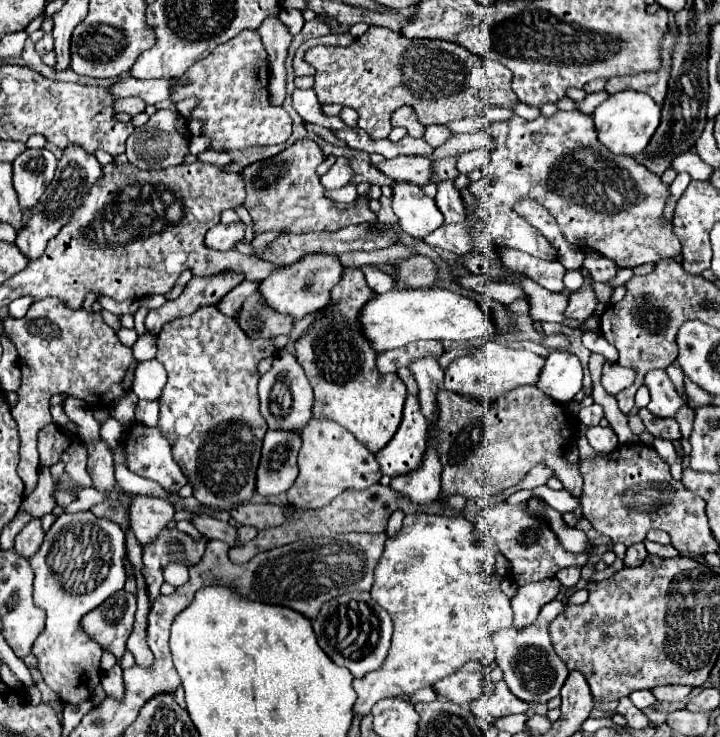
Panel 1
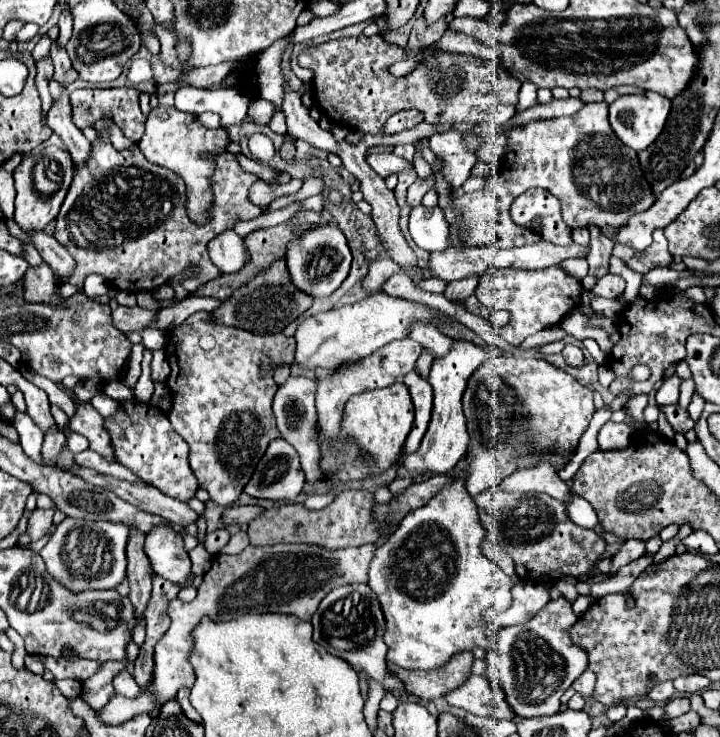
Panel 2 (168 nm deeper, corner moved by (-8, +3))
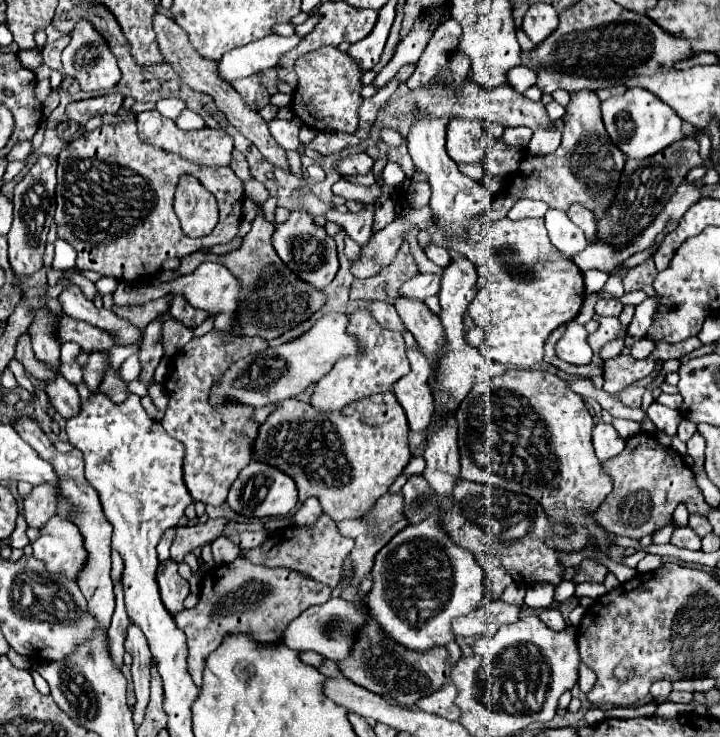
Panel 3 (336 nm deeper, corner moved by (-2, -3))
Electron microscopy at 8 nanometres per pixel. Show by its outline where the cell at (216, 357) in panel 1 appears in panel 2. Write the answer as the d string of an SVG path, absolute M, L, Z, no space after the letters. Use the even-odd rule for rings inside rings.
M199 311L189 315L181 325L167 331L165 353L171 365L167 387L173 397L169 421L189 445L189 465L199 481L199 487L207 489L211 501L215 501L221 507L229 507L243 493L269 441L279 437L275 417L271 413L271 397L275 395L277 385L273 381L273 371L271 369L265 371L261 367L261 359L269 357L271 365L291 363L295 355L295 339L283 333L255 335L237 327L219 325L217 321L211 319L211 313Z

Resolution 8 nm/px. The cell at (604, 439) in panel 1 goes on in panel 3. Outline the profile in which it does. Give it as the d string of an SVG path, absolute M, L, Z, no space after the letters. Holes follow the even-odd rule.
M597 423L593 429L593 447L595 447L597 459L607 461L607 459L617 457L623 451L625 439L619 437L619 433L615 431L613 425Z

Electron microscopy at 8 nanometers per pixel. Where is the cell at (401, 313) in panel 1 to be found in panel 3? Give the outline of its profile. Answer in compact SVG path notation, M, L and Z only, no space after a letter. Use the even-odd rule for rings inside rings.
M329 313L319 319L305 335L295 341L283 343L279 347L267 347L265 351L251 353L245 359L235 361L221 377L221 381L213 387L209 395L209 403L213 407L221 407L225 403L241 403L251 407L265 407L271 403L281 403L285 399L297 397L309 385L317 383L325 373L331 371L339 355L355 355L357 343L345 331L347 315Z

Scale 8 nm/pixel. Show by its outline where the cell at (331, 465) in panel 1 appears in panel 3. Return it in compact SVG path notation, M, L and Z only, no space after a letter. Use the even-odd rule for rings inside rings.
M355 309L349 313L347 323L349 335L357 339L359 353L341 357L333 369L315 385L315 393L311 405L319 411L335 411L343 409L347 403L371 397L373 393L387 393L393 391L393 383L405 377L409 369L409 359L405 355L405 341L399 331L391 331L381 327L367 309Z

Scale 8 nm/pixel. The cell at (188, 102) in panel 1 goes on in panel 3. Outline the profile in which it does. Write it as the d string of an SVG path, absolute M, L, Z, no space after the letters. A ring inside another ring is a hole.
M169 97L169 99L161 99L157 103L157 111L169 119L175 119L181 111L185 109L185 103L181 99L175 99L175 97Z

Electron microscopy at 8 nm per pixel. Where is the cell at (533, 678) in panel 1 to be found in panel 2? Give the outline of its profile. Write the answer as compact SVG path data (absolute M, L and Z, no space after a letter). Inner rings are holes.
M565 597L551 599L527 625L503 627L487 651L487 677L503 685L507 701L519 717L557 713L561 705L559 697L587 669L587 655L569 639L569 629L575 621L577 615Z

